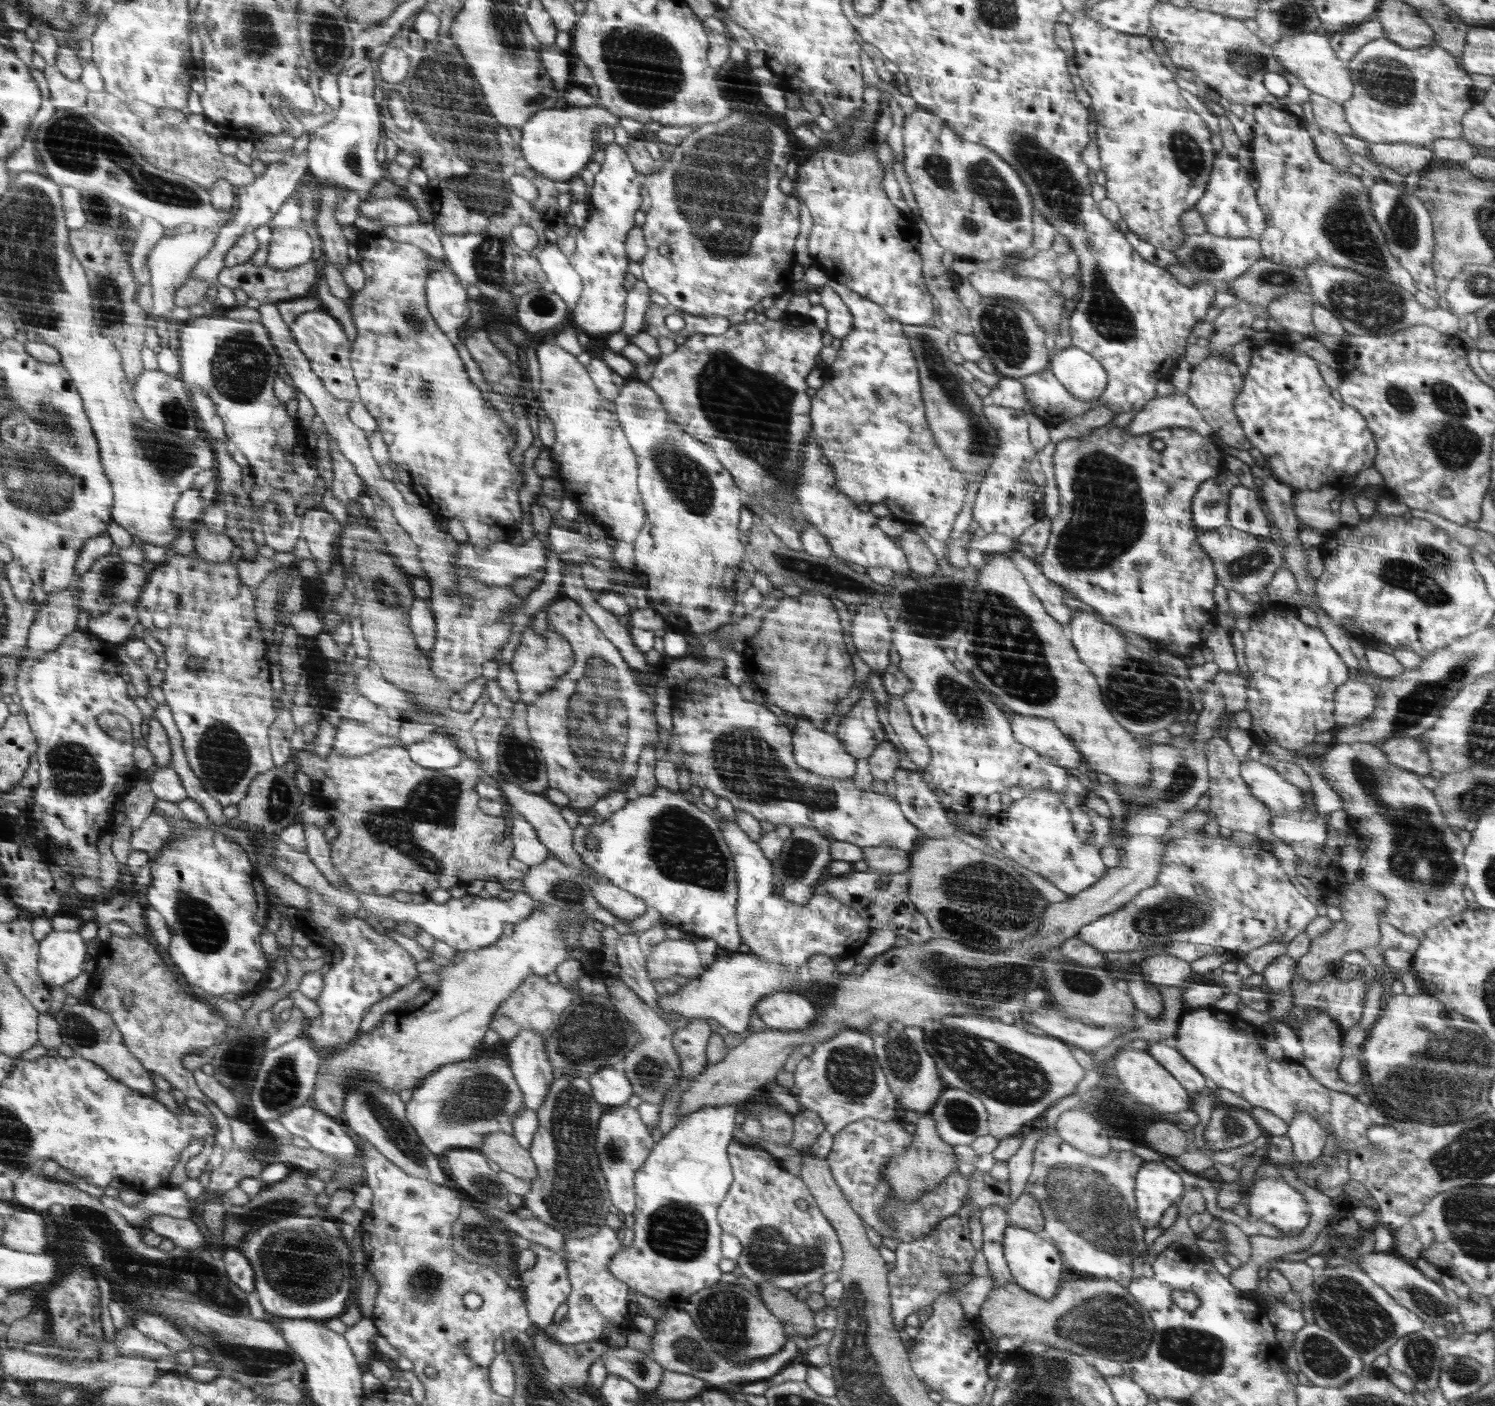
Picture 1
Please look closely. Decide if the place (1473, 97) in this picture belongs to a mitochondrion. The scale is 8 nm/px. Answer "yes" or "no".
no

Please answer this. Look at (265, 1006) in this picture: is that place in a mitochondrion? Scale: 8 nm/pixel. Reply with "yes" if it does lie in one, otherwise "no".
no

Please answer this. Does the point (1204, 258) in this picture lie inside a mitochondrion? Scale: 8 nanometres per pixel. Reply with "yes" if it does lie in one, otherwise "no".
yes

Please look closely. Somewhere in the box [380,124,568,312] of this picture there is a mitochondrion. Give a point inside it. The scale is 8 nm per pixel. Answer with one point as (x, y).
(488, 263)

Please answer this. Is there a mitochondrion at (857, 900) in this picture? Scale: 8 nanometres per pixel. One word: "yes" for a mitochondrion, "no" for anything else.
no

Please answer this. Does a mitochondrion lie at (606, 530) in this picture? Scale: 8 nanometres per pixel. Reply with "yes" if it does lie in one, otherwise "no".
no

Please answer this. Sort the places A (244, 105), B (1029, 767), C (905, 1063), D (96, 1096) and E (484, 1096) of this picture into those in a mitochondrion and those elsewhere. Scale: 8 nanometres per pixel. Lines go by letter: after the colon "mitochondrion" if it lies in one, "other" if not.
A: other
B: other
C: mitochondrion
D: other
E: mitochondrion

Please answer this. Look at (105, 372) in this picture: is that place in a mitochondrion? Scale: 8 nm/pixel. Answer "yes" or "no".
no

